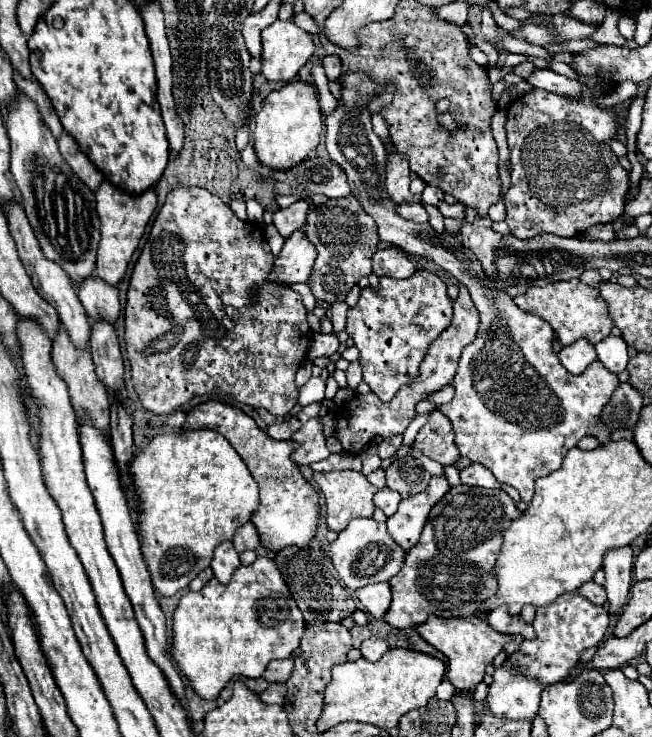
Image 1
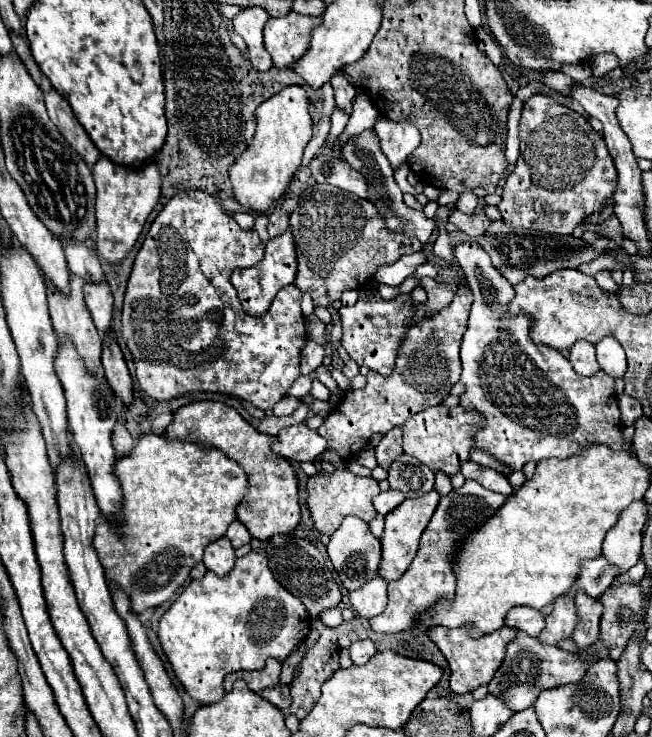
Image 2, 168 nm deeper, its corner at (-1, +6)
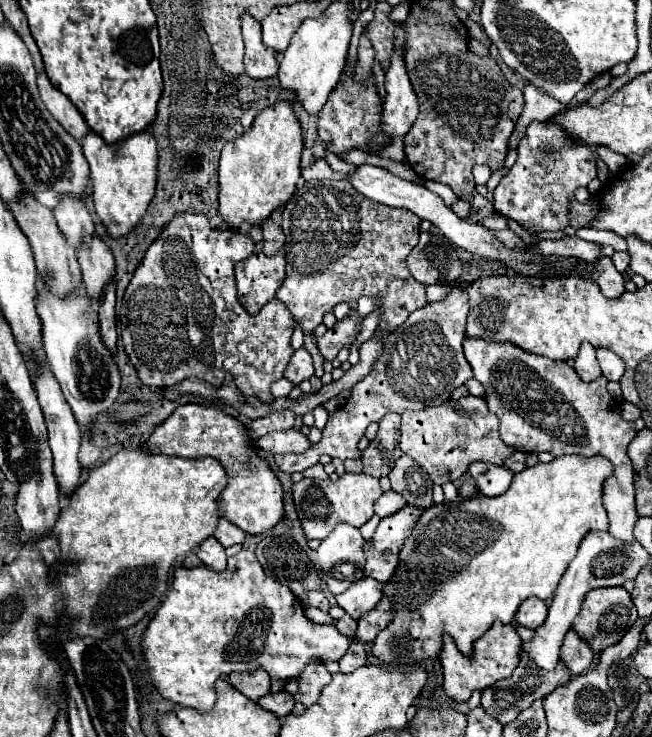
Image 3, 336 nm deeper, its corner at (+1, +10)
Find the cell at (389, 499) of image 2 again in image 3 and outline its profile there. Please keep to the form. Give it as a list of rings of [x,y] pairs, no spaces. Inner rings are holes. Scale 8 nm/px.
[[[387,491],[383,493],[377,501],[375,501],[375,513],[379,517],[389,517],[393,513],[397,513],[399,509],[403,509],[407,505],[407,501],[401,497],[401,493],[395,491]]]

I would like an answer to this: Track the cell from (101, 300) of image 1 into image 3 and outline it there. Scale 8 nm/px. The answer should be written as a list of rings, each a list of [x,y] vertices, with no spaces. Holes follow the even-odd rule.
[[[61,197],[57,207],[53,209],[59,229],[63,231],[65,239],[77,247],[79,243],[91,243],[95,225],[85,207],[85,201],[79,197]]]

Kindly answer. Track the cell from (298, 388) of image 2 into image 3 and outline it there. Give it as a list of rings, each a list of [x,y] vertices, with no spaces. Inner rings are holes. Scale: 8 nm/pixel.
[[[279,379],[271,385],[271,395],[277,399],[277,397],[287,397],[289,391],[293,389],[293,383],[287,381],[287,379]]]

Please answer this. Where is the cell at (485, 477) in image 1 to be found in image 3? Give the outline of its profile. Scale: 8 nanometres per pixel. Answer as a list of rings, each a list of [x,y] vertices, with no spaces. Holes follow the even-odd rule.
[[[471,463],[469,475],[475,479],[479,491],[487,497],[497,497],[505,493],[511,485],[513,471],[493,463]]]

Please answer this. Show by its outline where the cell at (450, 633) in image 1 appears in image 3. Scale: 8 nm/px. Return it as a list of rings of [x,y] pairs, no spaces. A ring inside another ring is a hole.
[[[495,621],[489,631],[475,641],[475,649],[473,649],[473,661],[465,655],[459,653],[459,649],[453,645],[453,641],[449,637],[445,637],[443,641],[443,651],[441,651],[441,665],[443,665],[443,691],[457,703],[461,701],[469,701],[473,691],[483,691],[487,687],[491,687],[493,683],[497,683],[499,679],[511,677],[511,673],[515,671],[515,667],[519,665],[519,653],[521,653],[521,639],[515,631],[513,625],[505,625],[501,621]]]

